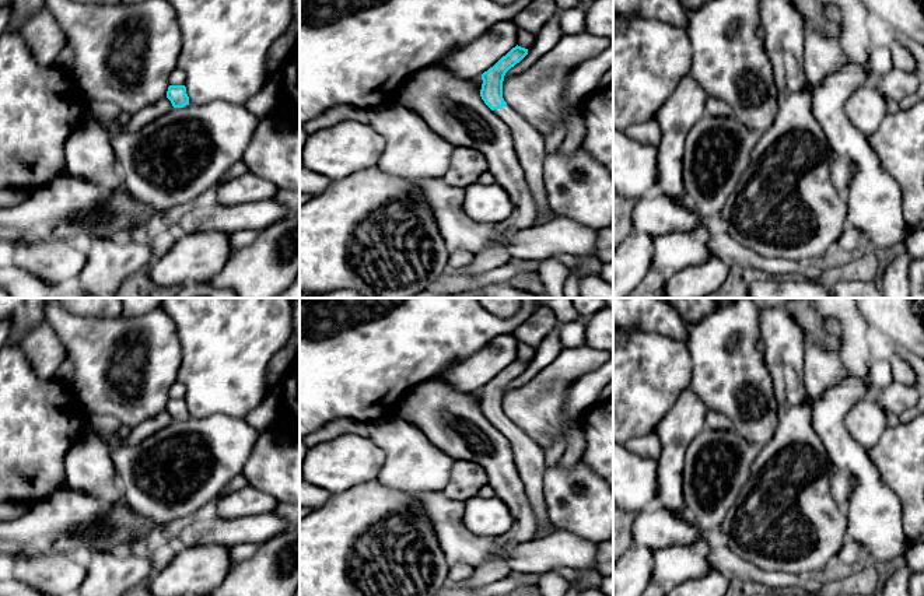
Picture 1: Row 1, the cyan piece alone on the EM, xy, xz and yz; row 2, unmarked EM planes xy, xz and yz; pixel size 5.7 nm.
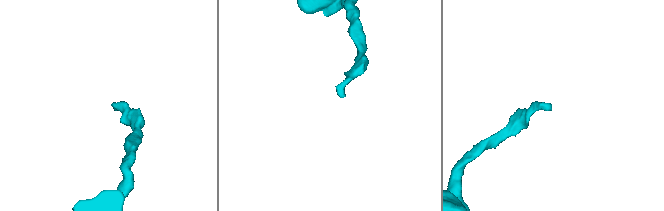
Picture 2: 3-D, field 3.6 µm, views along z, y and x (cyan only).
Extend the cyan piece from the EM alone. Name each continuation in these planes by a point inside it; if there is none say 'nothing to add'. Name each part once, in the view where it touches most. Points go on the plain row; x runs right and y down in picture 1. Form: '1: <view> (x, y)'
1: xz (528, 456)

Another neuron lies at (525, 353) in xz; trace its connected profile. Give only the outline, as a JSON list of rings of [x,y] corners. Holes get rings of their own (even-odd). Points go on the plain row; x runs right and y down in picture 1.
[[[518,341],[517,344],[517,358],[525,362],[531,362],[535,357],[535,347],[531,347],[525,343]]]

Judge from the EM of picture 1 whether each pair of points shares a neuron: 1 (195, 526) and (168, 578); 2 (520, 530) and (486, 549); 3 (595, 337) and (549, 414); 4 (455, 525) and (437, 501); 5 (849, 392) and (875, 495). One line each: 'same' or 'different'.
1: different
2: different
3: different
4: same
5: same

